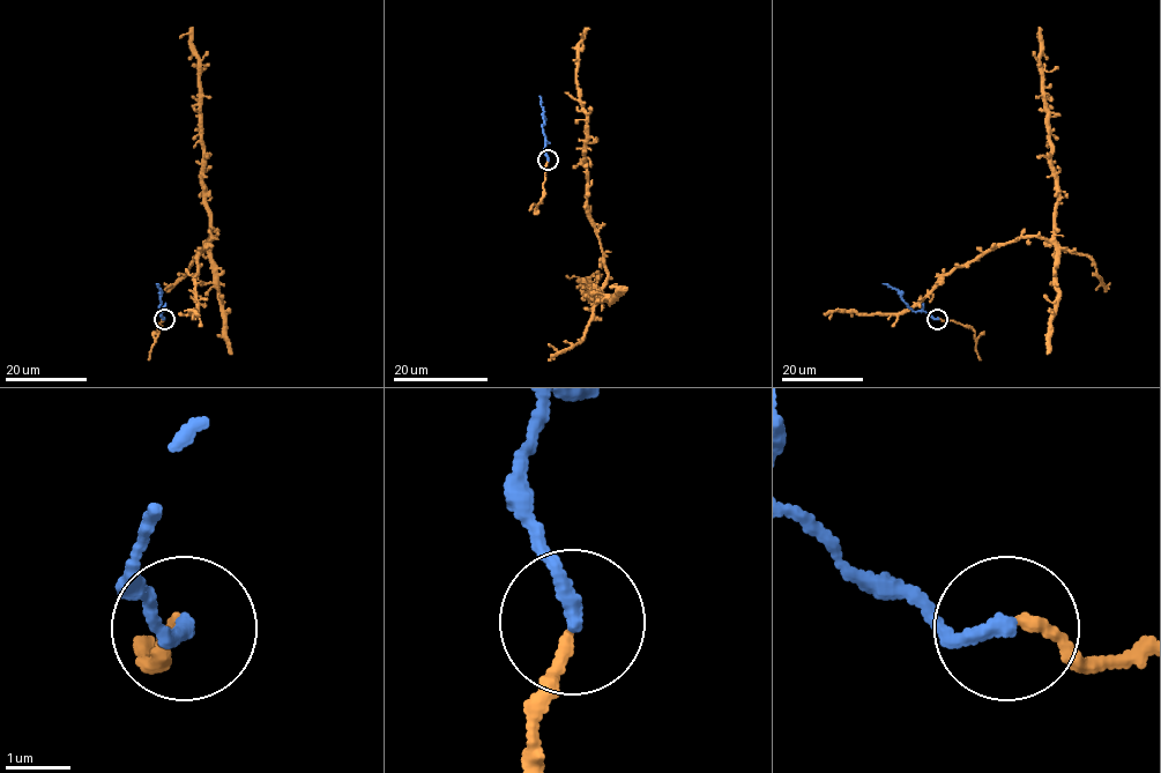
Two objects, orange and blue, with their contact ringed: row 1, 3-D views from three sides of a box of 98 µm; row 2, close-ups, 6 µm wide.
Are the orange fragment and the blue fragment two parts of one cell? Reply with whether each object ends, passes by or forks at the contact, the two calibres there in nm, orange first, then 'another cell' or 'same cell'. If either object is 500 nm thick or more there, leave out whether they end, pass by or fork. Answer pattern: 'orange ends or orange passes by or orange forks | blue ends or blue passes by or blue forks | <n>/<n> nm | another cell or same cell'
orange ends | blue ends | 170/240 nm | same cell

